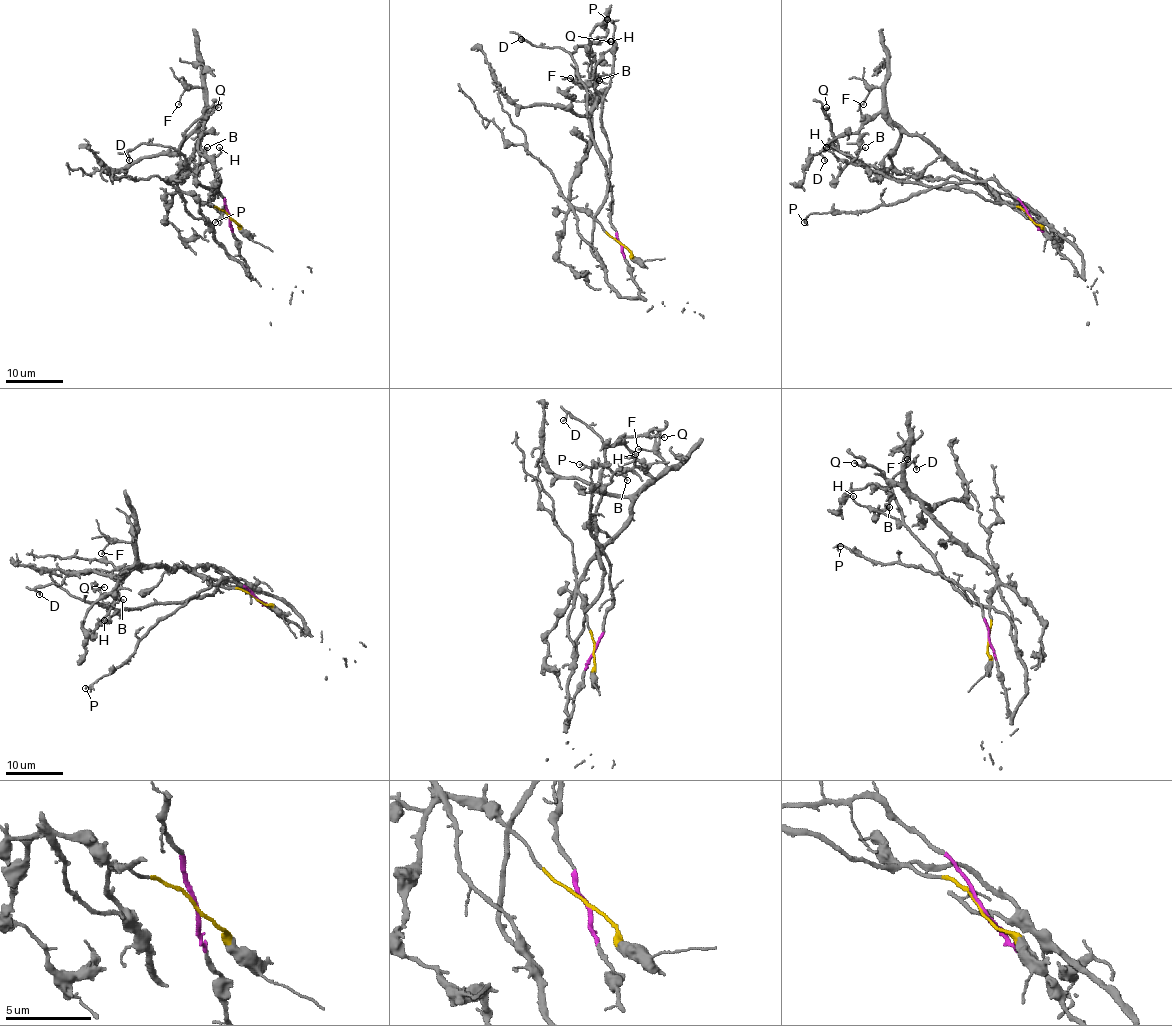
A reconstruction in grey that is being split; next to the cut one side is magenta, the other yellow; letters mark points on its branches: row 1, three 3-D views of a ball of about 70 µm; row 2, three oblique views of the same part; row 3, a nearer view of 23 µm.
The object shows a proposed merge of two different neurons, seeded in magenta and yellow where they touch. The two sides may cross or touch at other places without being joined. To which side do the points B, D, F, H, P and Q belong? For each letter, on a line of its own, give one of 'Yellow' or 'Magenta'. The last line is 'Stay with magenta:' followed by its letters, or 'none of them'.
B: Yellow
D: Magenta
F: Yellow
H: Magenta
P: Magenta
Q: Magenta
Stay with magenta: D, H, P, Q

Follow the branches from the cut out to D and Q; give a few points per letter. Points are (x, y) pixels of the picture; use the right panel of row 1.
D: (1028, 216), (1027, 208), (992, 179), (943, 188), (901, 182), (869, 171), (830, 143), (820, 152), (825, 161)
Q: (1028, 216), (1027, 208), (992, 179), (943, 188), (901, 182), (869, 171), (841, 151), (826, 107)

